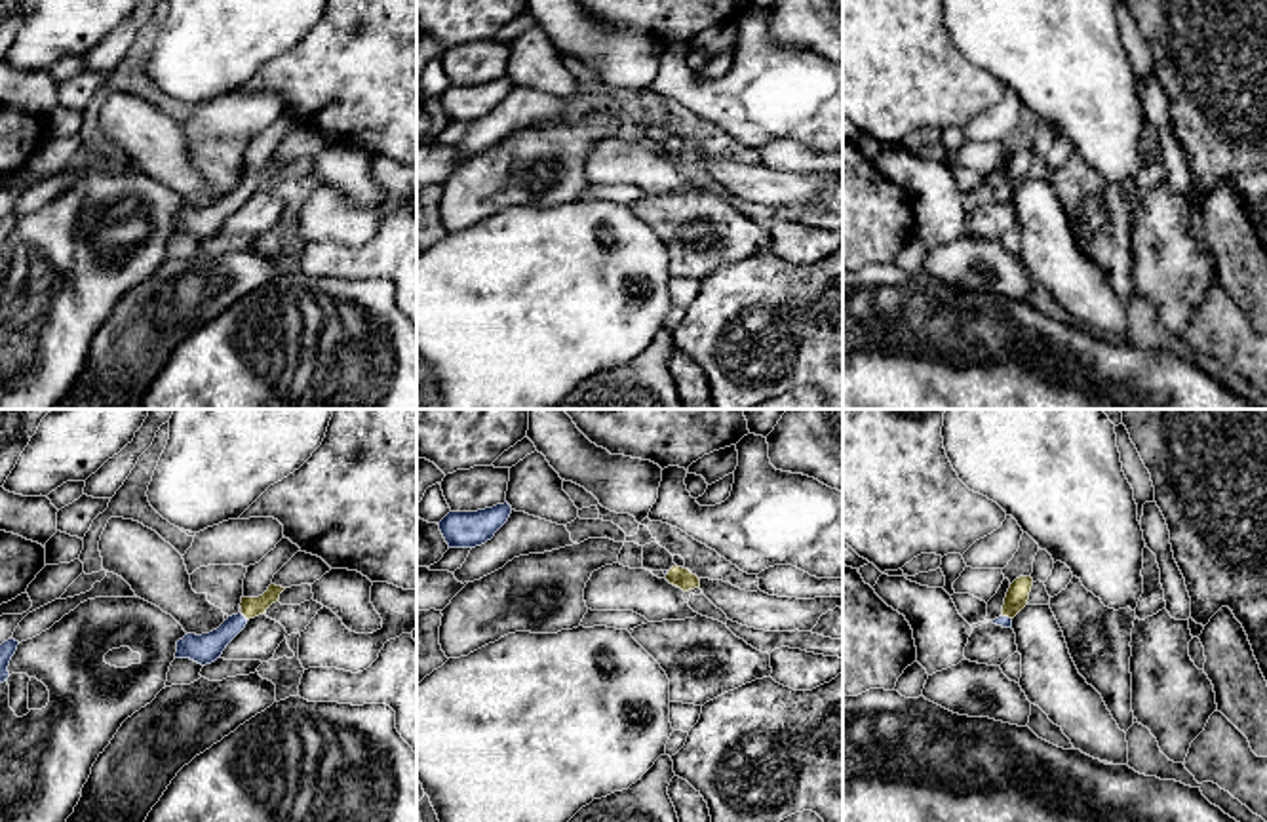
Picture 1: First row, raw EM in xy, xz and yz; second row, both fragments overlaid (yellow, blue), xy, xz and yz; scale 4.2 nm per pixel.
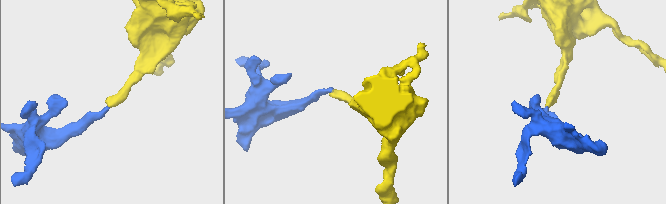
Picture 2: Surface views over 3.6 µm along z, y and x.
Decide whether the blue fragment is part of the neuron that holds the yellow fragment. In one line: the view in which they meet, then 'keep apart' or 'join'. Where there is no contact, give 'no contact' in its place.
xy | join

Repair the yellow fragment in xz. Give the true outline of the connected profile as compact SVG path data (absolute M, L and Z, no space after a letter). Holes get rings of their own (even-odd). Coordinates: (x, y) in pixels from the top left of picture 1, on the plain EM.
M673 139L668 148L666 154L677 162L681 162L683 166L700 162L700 152L696 148L692 148L689 143L677 141Z

